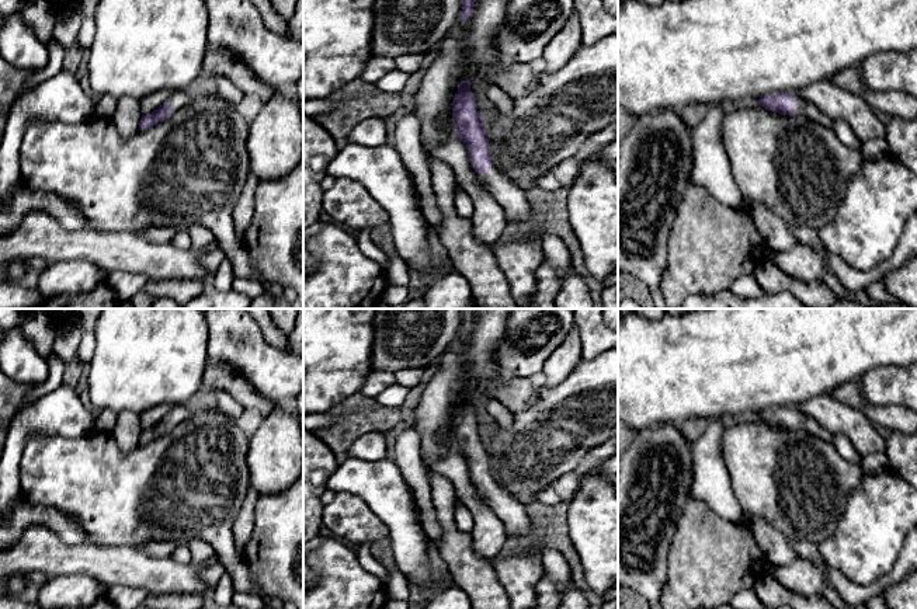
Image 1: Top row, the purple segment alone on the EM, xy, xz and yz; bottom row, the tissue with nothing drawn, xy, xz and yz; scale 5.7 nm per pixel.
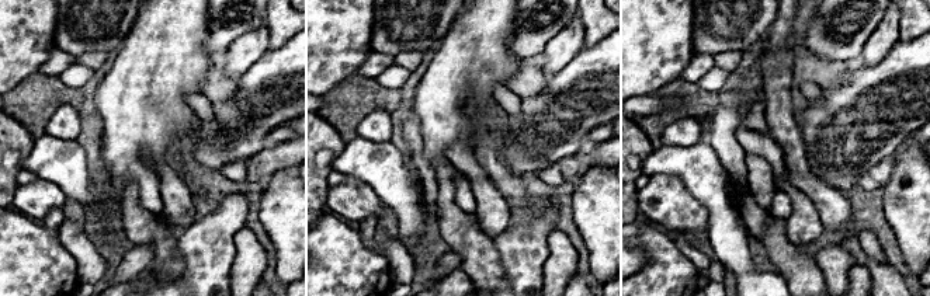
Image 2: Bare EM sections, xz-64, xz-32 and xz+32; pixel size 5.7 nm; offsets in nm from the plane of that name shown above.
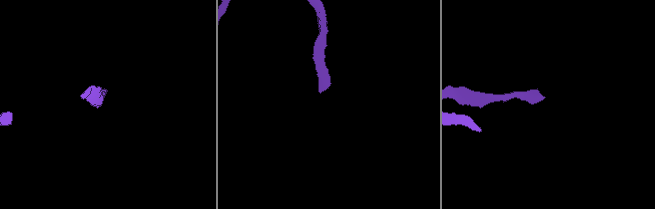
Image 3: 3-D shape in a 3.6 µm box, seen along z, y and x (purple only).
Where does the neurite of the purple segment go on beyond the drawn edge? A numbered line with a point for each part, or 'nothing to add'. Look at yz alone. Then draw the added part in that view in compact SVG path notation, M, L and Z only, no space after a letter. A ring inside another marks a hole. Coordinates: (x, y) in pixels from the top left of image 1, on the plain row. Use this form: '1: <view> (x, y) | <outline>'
1: yz (802, 421) | M792 407L795 415L795 428L806 431L807 434L817 436L824 441L831 441L833 434L827 431L820 422Z

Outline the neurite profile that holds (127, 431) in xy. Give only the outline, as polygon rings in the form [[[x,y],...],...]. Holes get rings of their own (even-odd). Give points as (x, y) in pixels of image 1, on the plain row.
[[[121,411],[117,414],[117,421],[111,434],[121,450],[132,452],[139,446],[142,431],[138,413]]]

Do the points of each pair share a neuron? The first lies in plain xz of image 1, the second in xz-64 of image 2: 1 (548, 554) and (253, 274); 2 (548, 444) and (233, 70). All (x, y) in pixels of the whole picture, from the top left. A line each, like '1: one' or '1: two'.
1: one
2: two

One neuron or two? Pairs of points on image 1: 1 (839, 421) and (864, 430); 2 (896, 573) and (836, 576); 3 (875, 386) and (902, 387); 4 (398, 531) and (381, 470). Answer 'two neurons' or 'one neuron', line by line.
1: one neuron
2: one neuron
3: one neuron
4: one neuron

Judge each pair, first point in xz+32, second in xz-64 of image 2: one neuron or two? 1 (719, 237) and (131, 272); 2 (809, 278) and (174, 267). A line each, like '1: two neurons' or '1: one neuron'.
1: two neurons
2: one neuron

